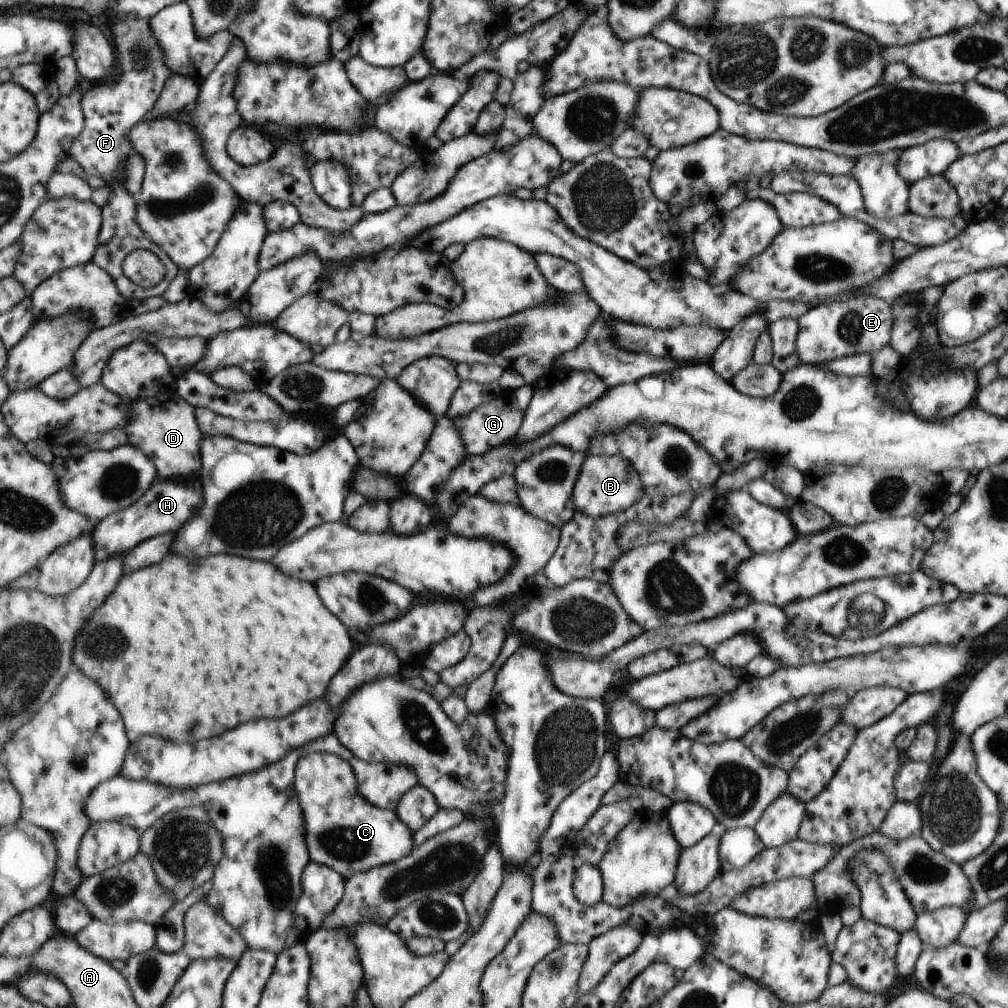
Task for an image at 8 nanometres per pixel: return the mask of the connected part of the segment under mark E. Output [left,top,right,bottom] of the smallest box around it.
[796,295,893,365]

